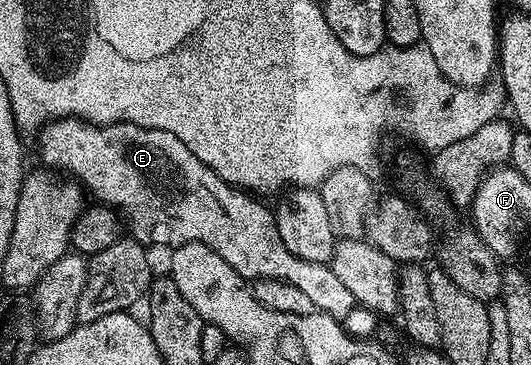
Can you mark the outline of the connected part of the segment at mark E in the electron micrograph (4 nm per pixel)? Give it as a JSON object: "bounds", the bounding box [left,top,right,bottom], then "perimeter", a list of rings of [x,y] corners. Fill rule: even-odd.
{"bounds":[37,118,358,320],"perimeter":[[[58,118],[45,123],[39,131],[39,137],[41,143],[37,150],[45,165],[42,167],[53,172],[66,170],[69,173],[66,175],[76,179],[88,193],[90,190],[100,205],[116,211],[128,232],[130,230],[133,233],[130,234],[132,241],[146,248],[176,248],[188,242],[207,244],[207,248],[219,252],[219,256],[227,260],[227,264],[231,264],[231,268],[235,268],[235,272],[239,272],[243,279],[270,278],[291,284],[299,288],[299,292],[307,292],[314,311],[345,320],[352,310],[358,309],[355,296],[351,296],[339,276],[335,276],[332,265],[295,256],[295,252],[283,244],[283,236],[279,236],[276,213],[270,207],[268,210],[261,203],[264,201],[258,200],[252,193],[230,186],[211,168],[207,168],[207,164],[203,164],[203,160],[199,160],[199,156],[195,156],[191,148],[183,144],[183,140],[179,140],[179,136],[135,122],[112,122],[109,126],[95,126],[92,122],[84,122],[82,118]]]}

